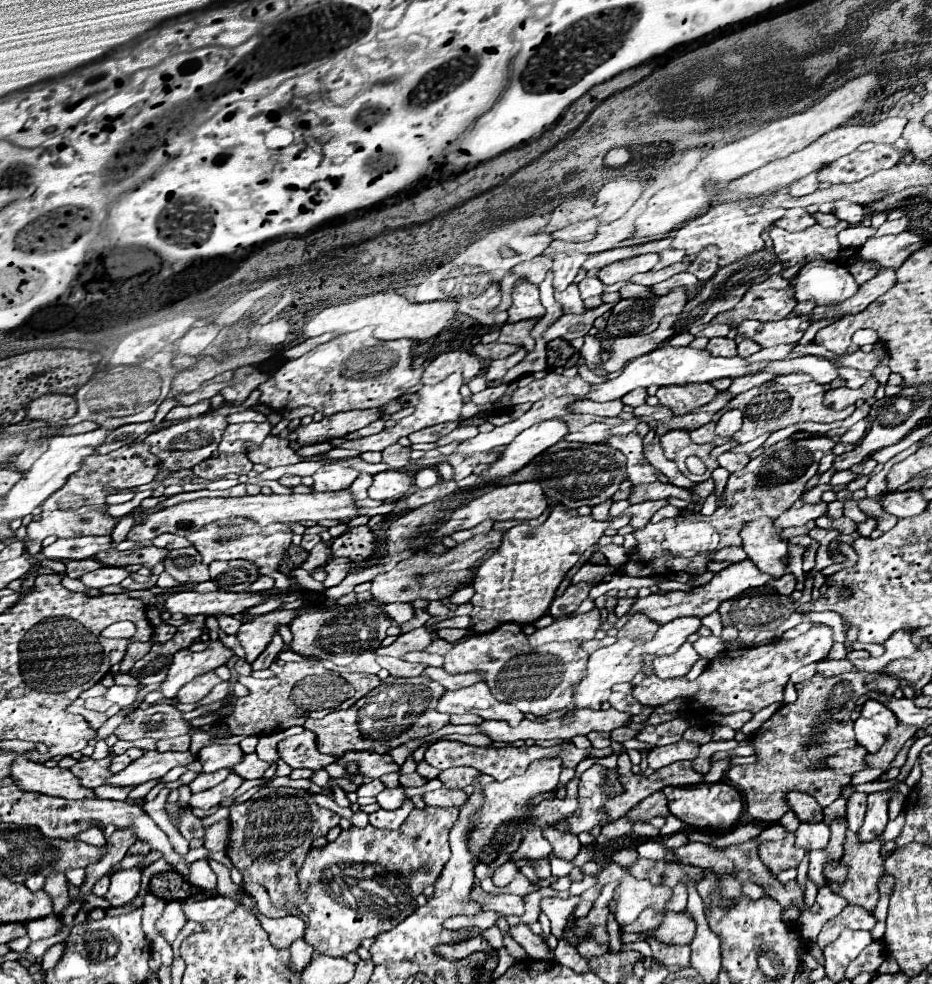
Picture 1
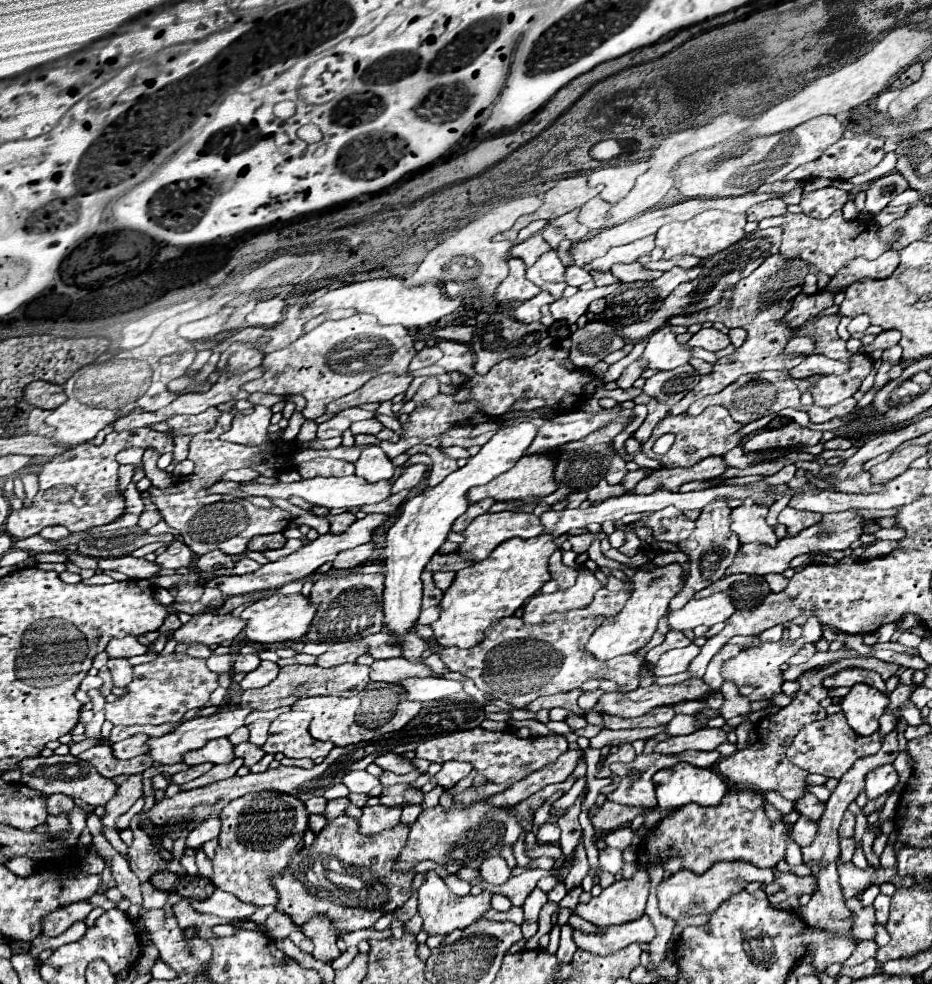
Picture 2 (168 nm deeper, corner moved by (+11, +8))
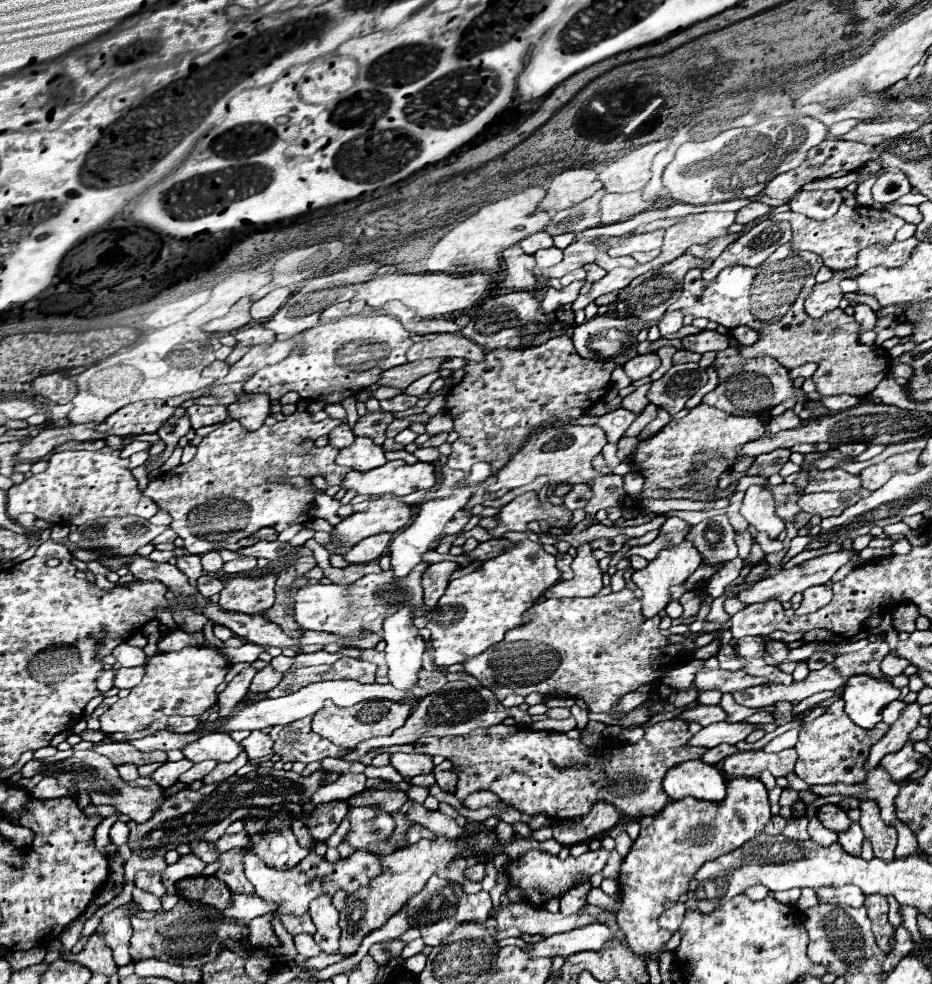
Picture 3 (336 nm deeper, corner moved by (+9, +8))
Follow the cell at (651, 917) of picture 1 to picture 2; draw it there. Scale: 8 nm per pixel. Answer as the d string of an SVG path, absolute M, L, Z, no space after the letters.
M638 870L630 880L616 880L598 898L592 898L588 904L578 904L574 914L600 928L634 922L644 914L650 890L648 880L646 870Z

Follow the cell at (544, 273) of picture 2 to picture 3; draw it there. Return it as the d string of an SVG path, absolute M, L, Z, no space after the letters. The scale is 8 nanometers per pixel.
M550 246L550 248L544 248L544 250L538 250L534 254L536 258L536 266L540 268L548 268L548 266L554 266L562 260L562 250L556 248L556 246Z

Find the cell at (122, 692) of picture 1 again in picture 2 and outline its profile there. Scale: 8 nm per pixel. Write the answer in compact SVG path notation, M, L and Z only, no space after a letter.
M112 658L108 660L108 668L112 672L112 682L118 688L128 686L128 682L132 680L132 666L128 664L126 658Z

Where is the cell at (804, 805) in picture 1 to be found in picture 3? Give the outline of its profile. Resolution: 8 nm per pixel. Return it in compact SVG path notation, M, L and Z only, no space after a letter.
M834 804L822 806L820 812L818 812L818 820L820 820L826 828L830 828L830 830L834 830L834 832L844 832L844 830L848 830L848 828L852 826L852 820L846 816L846 812L844 812L842 808L834 806Z

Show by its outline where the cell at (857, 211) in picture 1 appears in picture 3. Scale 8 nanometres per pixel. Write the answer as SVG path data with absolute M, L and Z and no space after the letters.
M800 190L794 194L794 198L788 202L792 212L804 214L814 220L826 220L834 216L834 212L842 204L842 194L838 190L818 190L818 192L806 192Z

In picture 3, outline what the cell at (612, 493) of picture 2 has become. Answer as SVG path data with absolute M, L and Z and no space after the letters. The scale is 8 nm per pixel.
M576 484L576 486L572 486L572 490L562 498L562 502L564 502L564 506L566 506L568 510L578 510L578 508L584 508L584 506L586 506L586 502L590 500L590 496L592 496L590 486L586 486L586 484Z

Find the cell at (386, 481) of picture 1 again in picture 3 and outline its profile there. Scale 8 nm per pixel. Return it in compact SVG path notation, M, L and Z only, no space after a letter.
M356 438L350 446L340 448L336 464L338 466L348 466L354 470L372 470L378 468L386 462L384 450L376 446L370 438Z

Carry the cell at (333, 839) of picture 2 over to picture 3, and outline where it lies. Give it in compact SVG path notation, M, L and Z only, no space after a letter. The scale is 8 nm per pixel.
M244 848L242 864L244 864L244 874L246 874L248 882L254 886L256 894L260 898L264 898L266 902L276 902L280 914L290 914L290 912L304 914L308 910L308 904L316 896L320 896L324 892L332 894L338 888L342 888L346 892L354 892L354 890L358 890L358 886L368 886L370 880L380 874L380 858L366 850L358 850L350 858L340 860L336 864L326 862L316 852L310 852L298 866L282 872L282 870L274 870L270 866L266 866L266 862L262 862L256 854L252 854L250 848Z

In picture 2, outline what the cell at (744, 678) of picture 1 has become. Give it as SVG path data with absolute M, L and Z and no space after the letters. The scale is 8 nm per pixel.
M808 616L806 622L800 628L802 628L802 636L796 638L796 640L788 638L788 640L778 640L778 642L760 642L754 648L740 650L738 656L734 656L734 658L730 658L730 660L726 660L722 664L722 678L734 682L738 686L738 692L742 696L746 696L750 702L754 702L754 700L768 700L774 694L782 692L780 686L782 686L784 680L782 680L780 666L790 656L794 656L804 644L808 644L808 642L814 644L814 642L818 642L822 638L822 628L820 628L820 622L818 622L816 616Z

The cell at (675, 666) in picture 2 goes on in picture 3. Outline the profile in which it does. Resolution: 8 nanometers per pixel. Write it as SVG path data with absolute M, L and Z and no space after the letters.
M714 640L714 642L710 642L708 646L704 646L704 648L700 648L698 652L694 652L692 656L694 656L694 658L700 658L700 660L708 660L708 658L716 656L716 654L718 654L718 650L720 650L720 642L718 642L718 640Z

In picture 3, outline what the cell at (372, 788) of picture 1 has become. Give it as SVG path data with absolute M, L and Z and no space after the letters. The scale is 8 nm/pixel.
M340 774L340 778L332 784L320 786L320 790L316 790L310 798L310 802L318 804L326 804L326 802L334 802L334 800L348 800L350 796L360 794L366 788L366 776L364 774Z

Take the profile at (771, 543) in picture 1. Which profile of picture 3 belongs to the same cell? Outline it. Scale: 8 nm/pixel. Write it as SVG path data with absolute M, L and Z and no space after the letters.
M750 486L746 490L740 512L748 524L752 524L758 532L768 532L770 538L778 538L778 534L786 528L782 518L774 512L774 494L764 486Z

